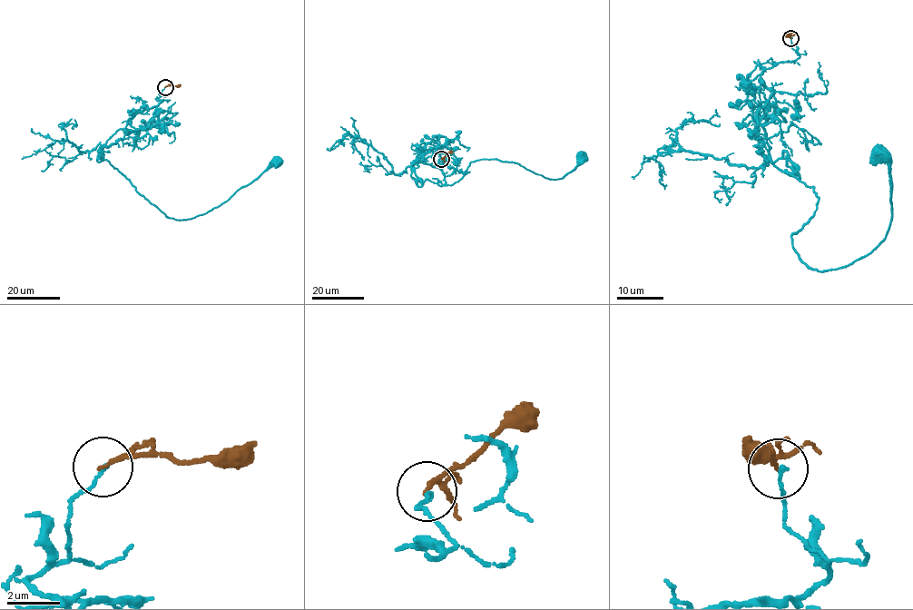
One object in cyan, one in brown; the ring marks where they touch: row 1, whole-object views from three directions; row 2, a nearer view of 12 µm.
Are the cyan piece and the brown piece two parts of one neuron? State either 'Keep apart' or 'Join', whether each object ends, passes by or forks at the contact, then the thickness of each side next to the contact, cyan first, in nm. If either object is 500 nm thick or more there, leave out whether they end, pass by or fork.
Keep apart. At the ring cyan ends. At the ring brown passes by. Thickness 160 nm (cyan) against 130 nm

